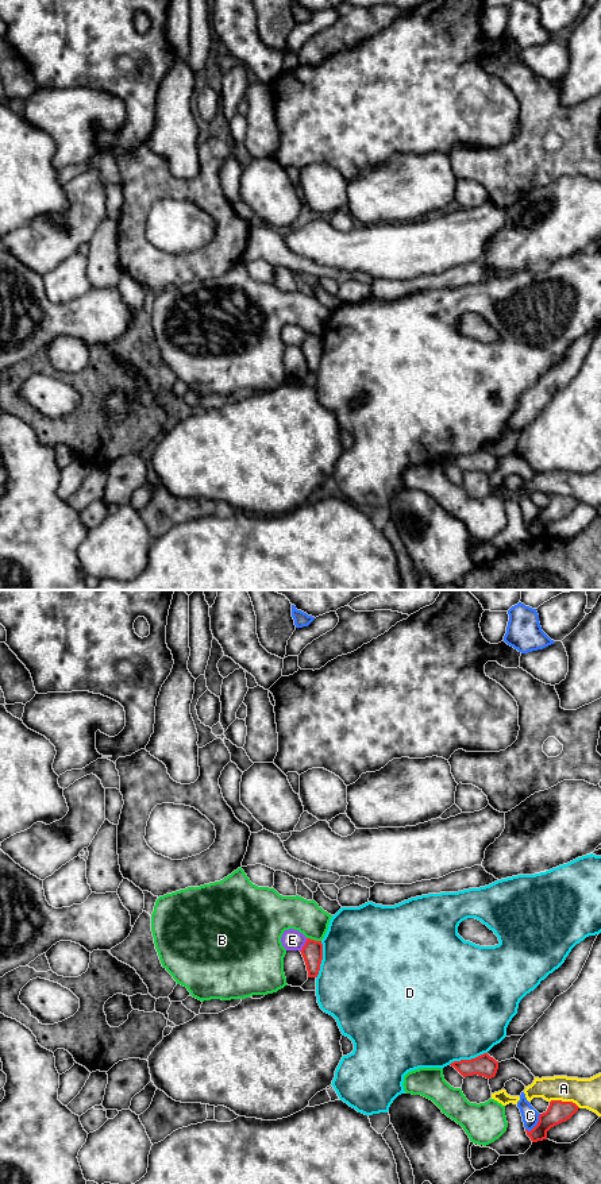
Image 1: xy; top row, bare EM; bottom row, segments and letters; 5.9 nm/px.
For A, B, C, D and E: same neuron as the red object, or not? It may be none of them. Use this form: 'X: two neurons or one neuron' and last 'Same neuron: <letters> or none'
A: two neurons
B: two neurons
C: two neurons
D: two neurons
E: two neurons
Same neuron: none

